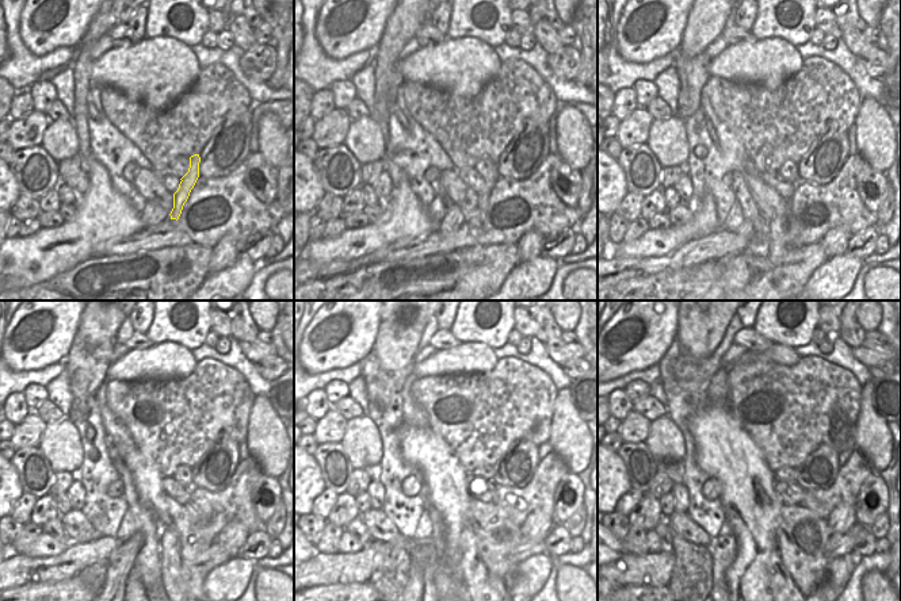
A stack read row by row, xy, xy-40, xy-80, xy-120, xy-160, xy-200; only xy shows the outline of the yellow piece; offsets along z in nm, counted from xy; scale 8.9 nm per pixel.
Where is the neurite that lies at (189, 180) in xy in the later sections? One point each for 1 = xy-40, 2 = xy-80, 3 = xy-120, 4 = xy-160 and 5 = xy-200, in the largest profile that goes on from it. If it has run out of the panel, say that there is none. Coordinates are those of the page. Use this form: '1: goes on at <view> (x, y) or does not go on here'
1: goes on at xy-40 (483, 198)
2: goes on at xy-80 (777, 228)
3: goes on at xy-120 (170, 554)
4: goes on at xy-160 (473, 573)
5: goes on at xy-200 (778, 575)

